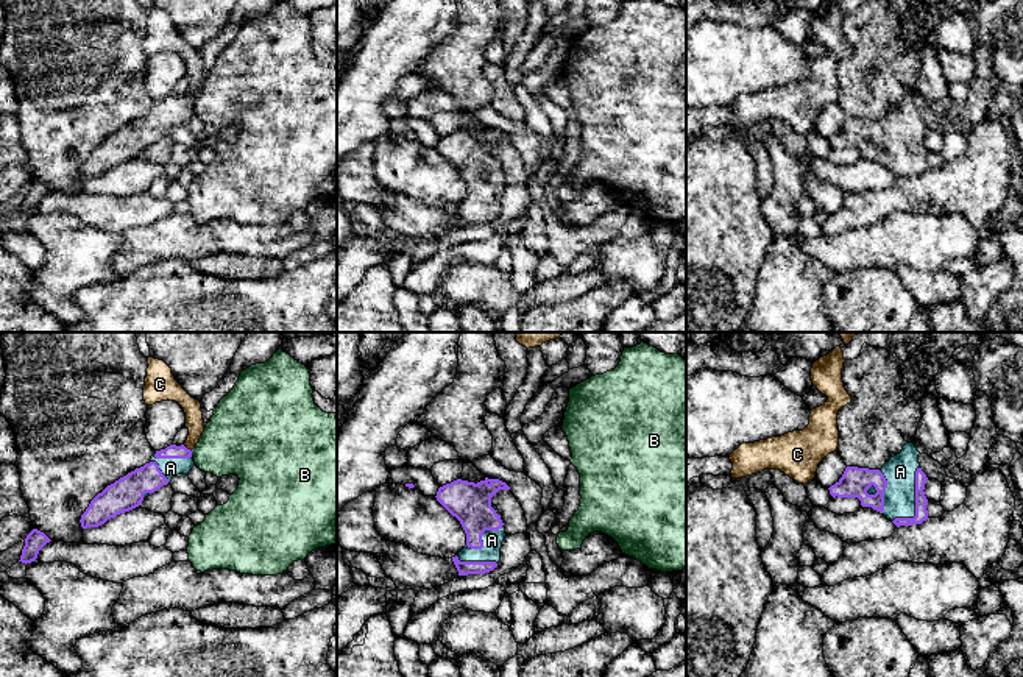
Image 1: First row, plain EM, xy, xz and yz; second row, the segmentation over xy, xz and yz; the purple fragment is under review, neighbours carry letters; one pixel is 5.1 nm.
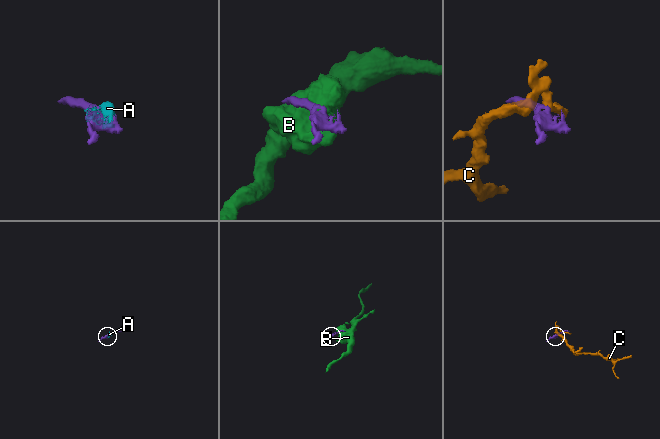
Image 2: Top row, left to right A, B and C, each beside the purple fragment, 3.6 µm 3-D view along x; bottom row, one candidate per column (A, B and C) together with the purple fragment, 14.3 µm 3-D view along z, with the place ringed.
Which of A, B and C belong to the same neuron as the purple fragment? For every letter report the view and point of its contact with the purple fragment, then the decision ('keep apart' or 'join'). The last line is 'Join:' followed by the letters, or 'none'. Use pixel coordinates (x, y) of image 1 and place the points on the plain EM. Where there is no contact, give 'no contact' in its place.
A: meets purple in yz at (916, 153); join
B: meets purple in xy at (191, 103); keep apart
C: meets purple in xy at (186, 99); keep apart
Join: A

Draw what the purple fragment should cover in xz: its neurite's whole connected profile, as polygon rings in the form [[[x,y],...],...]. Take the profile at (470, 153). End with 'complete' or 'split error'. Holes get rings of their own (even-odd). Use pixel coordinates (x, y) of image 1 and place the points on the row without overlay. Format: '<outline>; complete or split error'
[[[485,128],[477,134],[457,129],[437,142],[437,151],[460,172],[466,184],[466,197],[452,207],[458,226],[485,225],[501,212],[507,184],[497,158],[491,154],[499,140],[510,137]]]; split error

